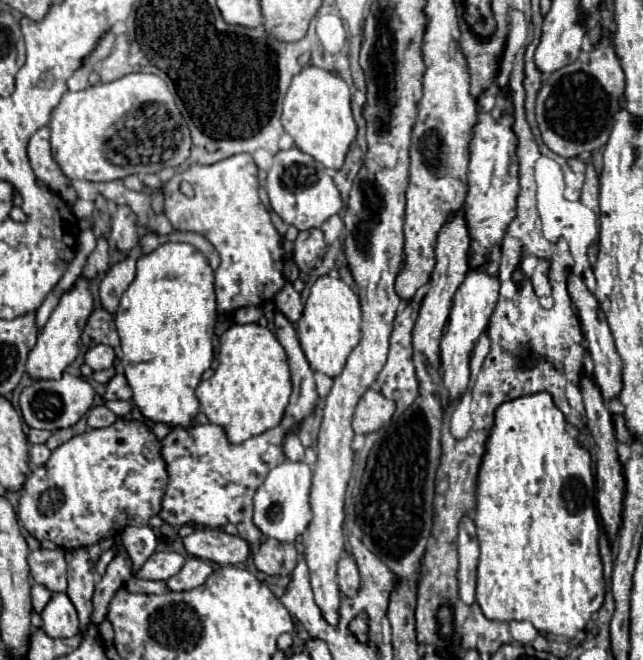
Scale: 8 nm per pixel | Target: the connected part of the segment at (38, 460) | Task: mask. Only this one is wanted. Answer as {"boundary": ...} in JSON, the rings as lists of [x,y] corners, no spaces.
{"boundary":[[[32,445],[30,447],[30,459],[36,467],[42,467],[50,457],[50,449],[46,445]]]}

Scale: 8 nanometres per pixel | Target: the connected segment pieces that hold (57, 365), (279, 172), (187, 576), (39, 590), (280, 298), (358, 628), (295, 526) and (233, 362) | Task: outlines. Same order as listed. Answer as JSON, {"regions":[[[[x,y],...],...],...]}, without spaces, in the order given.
{"regions":[[[[78,277],[74,287],[60,297],[60,301],[58,301],[56,309],[52,311],[48,323],[44,325],[42,333],[38,335],[36,347],[28,355],[26,369],[28,369],[30,377],[34,377],[34,379],[58,379],[58,375],[62,375],[62,371],[80,353],[78,341],[80,341],[82,329],[86,325],[86,319],[90,317],[92,311],[94,311],[94,301],[92,301],[92,293],[90,293],[88,281],[84,277]]],[[[296,147],[276,153],[274,163],[268,171],[266,191],[270,197],[272,209],[284,219],[284,223],[294,225],[298,231],[320,227],[328,217],[332,217],[334,213],[340,213],[344,207],[332,177],[326,173],[326,167],[318,163],[312,155]]],[[[190,557],[190,559],[186,559],[180,573],[176,573],[174,577],[170,577],[166,581],[166,587],[170,591],[188,591],[188,589],[200,587],[208,579],[210,573],[212,573],[212,567],[206,561]]],[[[38,583],[32,585],[32,593],[30,595],[32,595],[32,607],[34,607],[36,613],[40,613],[46,607],[46,603],[50,601],[50,597],[52,597],[52,593],[44,585],[38,585]]],[[[290,281],[284,285],[282,291],[278,291],[278,295],[276,295],[276,307],[278,307],[292,323],[296,323],[296,321],[300,319],[304,305],[302,305],[300,293],[292,287]]],[[[366,613],[356,615],[356,617],[350,621],[348,631],[350,631],[350,635],[354,635],[360,643],[366,643],[366,641],[368,641],[368,615],[366,615]]],[[[284,461],[282,465],[274,467],[264,485],[254,495],[254,523],[256,527],[272,539],[278,541],[294,541],[300,533],[306,531],[312,519],[310,511],[310,483],[312,483],[312,469],[306,463],[292,463]]],[[[234,323],[220,337],[218,361],[220,365],[214,375],[200,381],[196,387],[200,411],[208,417],[208,421],[220,425],[232,443],[242,443],[270,427],[276,427],[288,407],[292,383],[286,351],[274,333],[258,323]]]]}

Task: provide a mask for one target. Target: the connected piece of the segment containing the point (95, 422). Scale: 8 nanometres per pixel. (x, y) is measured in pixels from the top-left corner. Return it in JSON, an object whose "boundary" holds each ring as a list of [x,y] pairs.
{"boundary":[[[98,405],[92,407],[88,413],[88,427],[90,429],[100,429],[100,427],[110,427],[118,417],[106,407],[106,405]]]}

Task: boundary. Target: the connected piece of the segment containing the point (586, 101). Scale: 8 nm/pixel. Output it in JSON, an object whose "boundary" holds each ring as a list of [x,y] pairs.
{"boundary":[[[610,31],[592,53],[582,53],[578,63],[570,63],[554,75],[542,79],[536,99],[536,121],[544,145],[560,157],[578,157],[584,151],[600,149],[612,131],[614,115],[620,111],[620,97],[624,93],[624,71],[614,53]]]}

